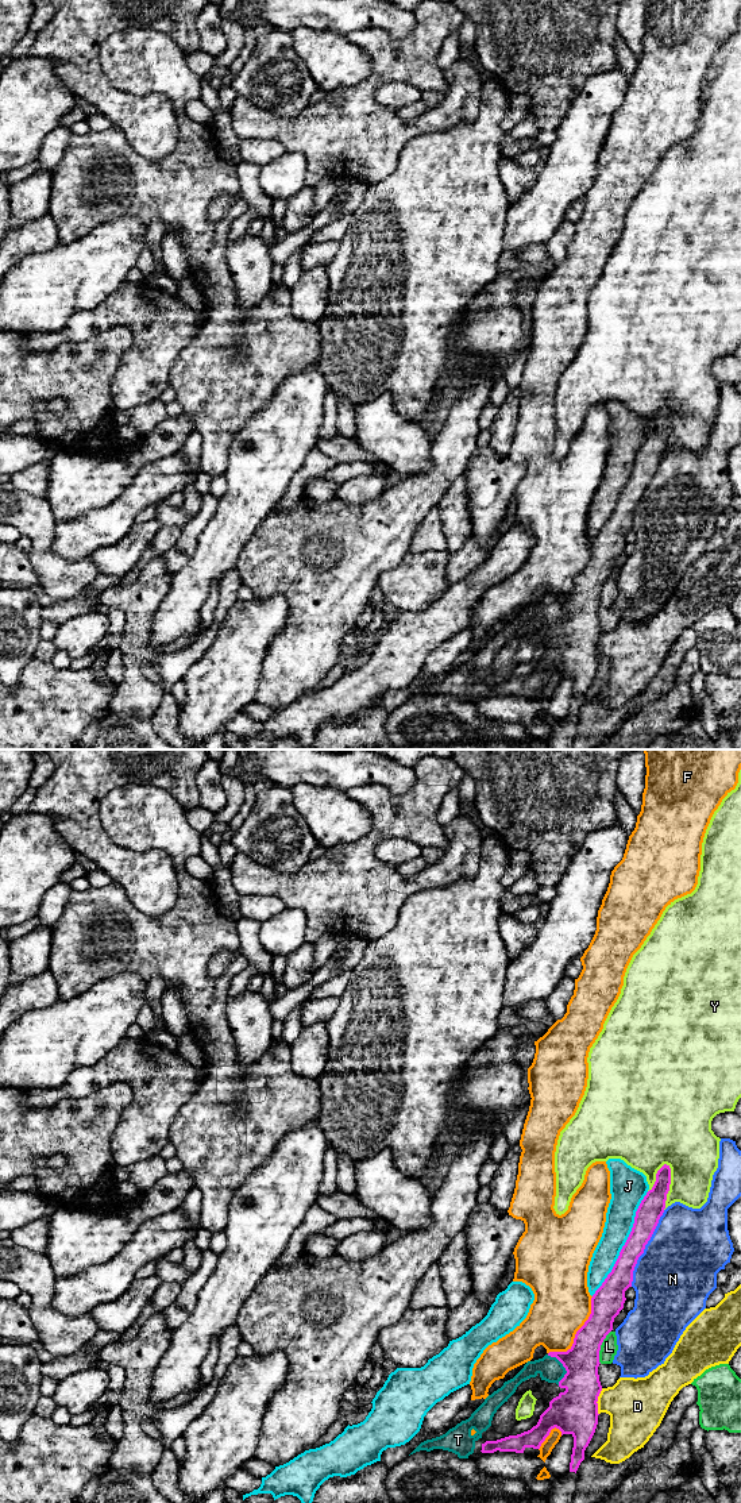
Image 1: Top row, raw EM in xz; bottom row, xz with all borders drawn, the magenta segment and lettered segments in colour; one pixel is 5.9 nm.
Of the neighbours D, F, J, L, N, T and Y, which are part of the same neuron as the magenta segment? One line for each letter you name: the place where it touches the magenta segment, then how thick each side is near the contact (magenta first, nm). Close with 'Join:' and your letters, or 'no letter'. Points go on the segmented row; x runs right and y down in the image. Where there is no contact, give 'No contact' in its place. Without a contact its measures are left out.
T: Touches magenta at xz (563, 1365). Thickness 220 nm (magenta) against 150 nm
Join: T

